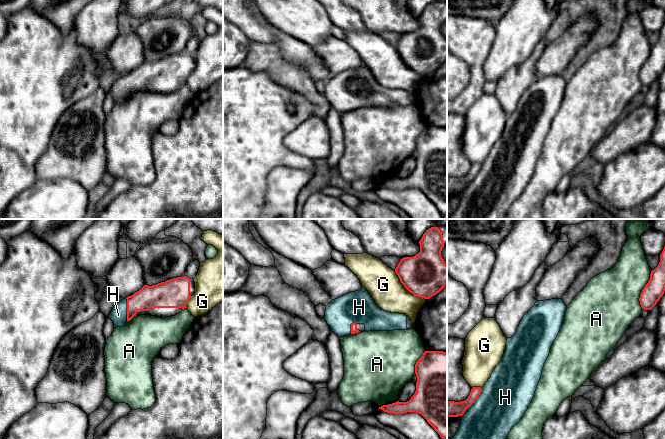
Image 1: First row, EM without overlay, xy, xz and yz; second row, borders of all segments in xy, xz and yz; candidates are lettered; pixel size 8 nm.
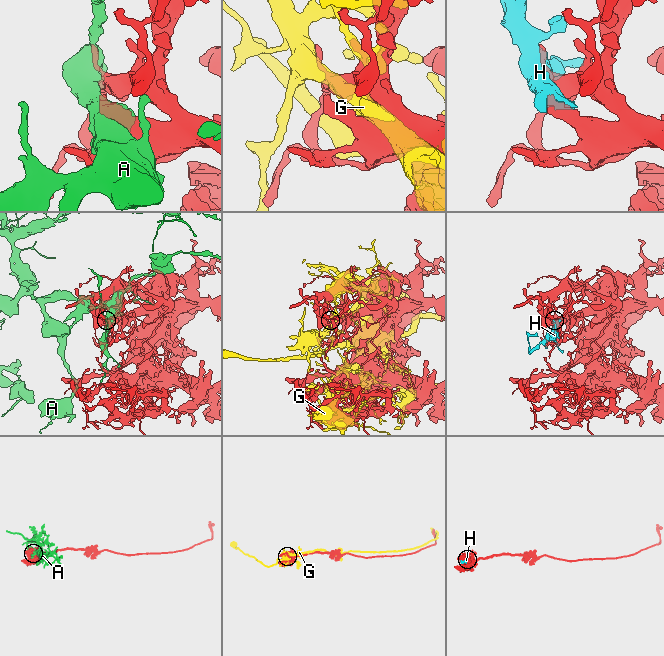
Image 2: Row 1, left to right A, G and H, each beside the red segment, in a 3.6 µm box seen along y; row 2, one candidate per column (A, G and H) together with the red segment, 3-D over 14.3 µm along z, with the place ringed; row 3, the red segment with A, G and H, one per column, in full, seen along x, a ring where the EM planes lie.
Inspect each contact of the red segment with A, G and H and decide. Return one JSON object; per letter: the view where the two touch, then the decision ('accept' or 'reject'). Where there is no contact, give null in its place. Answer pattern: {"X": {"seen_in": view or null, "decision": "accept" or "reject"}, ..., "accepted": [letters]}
{"A": {"seen_in": "yz", "decision": "reject"}, "G": {"seen_in": "xz", "decision": "reject"}, "H": {"seen_in": "yz", "decision": "accept"}, "accepted": ["H"]}

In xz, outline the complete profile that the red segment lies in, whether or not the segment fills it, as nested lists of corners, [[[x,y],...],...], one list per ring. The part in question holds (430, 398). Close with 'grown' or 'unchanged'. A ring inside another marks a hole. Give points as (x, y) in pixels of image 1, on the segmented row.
[[[425,351],[415,364],[415,374],[417,377],[416,391],[409,401],[397,401],[383,405],[379,409],[393,414],[419,413],[440,437],[445,439],[447,438],[447,352]]]; unchanged

